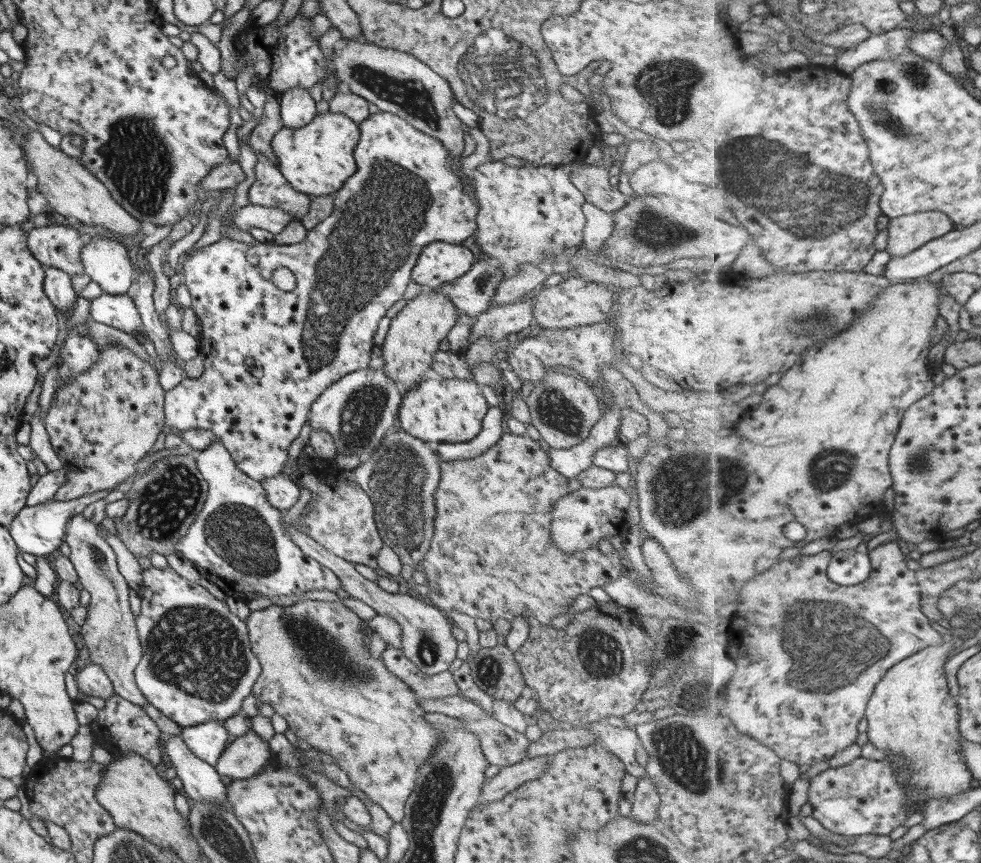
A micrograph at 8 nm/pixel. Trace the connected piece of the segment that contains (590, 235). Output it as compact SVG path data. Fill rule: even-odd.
M587 202L581 206L581 211L585 218L581 236L582 251L596 255L596 251L614 230L612 216Z

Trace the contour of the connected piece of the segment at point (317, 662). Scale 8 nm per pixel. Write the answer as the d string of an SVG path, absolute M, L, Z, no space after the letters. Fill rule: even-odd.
M307 598L294 600L292 605L277 606L270 605L266 608L259 609L249 613L246 621L246 629L248 630L248 642L250 643L251 653L255 659L259 661L260 674L251 688L251 695L256 698L257 704L269 704L275 715L281 716L287 723L287 727L297 739L307 742L314 750L320 750L325 754L329 754L336 764L340 766L343 773L347 775L350 783L355 788L361 788L361 792L371 802L378 804L391 818L393 823L399 823L404 817L404 804L407 797L413 792L415 785L415 773L432 754L438 742L442 740L442 732L434 726L423 720L423 710L417 704L416 692L409 689L397 676L387 672L387 668L380 658L371 658L368 652L368 646L363 643L362 620L358 619L348 607L341 604L341 601L319 601Z

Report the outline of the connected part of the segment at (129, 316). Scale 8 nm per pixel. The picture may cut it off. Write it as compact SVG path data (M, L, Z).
M102 293L98 298L89 300L88 314L93 321L130 335L140 330L144 332L140 316L127 293L123 295Z

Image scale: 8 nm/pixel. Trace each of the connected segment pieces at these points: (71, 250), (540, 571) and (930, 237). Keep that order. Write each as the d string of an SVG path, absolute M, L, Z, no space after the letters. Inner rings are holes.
M41 226L25 234L28 249L44 267L62 270L65 274L81 274L80 252L85 242L69 226Z
M503 433L499 437L499 441L495 445L491 446L491 449L487 449L485 453L473 458L462 458L461 460L451 460L449 462L443 460L439 462L439 482L434 490L433 504L435 509L433 519L433 532L432 539L430 540L428 549L425 551L423 558L418 562L421 566L421 572L425 574L427 594L425 595L426 601L429 601L431 605L437 607L439 610L445 610L445 612L460 612L470 616L471 618L483 618L490 621L492 624L498 618L504 618L507 622L511 623L511 620L516 616L524 618L528 625L530 623L529 618L532 618L543 626L550 626L552 618L557 617L560 614L567 613L569 605L581 594L589 594L591 588L595 586L605 586L609 584L615 578L619 578L619 575L623 574L627 570L627 564L625 564L625 558L623 554L615 549L613 552L603 554L597 549L597 547L589 547L585 550L580 550L574 553L566 553L557 548L557 545L552 541L550 537L550 522L552 521L551 509L554 507L554 502L559 500L564 494L571 492L571 488L567 486L568 478L559 474L550 464L549 457L539 447L538 442L531 440L528 436L513 435L512 433Z
M921 212L891 220L887 228L886 250L892 256L905 256L925 244L953 232L955 222L943 212Z

